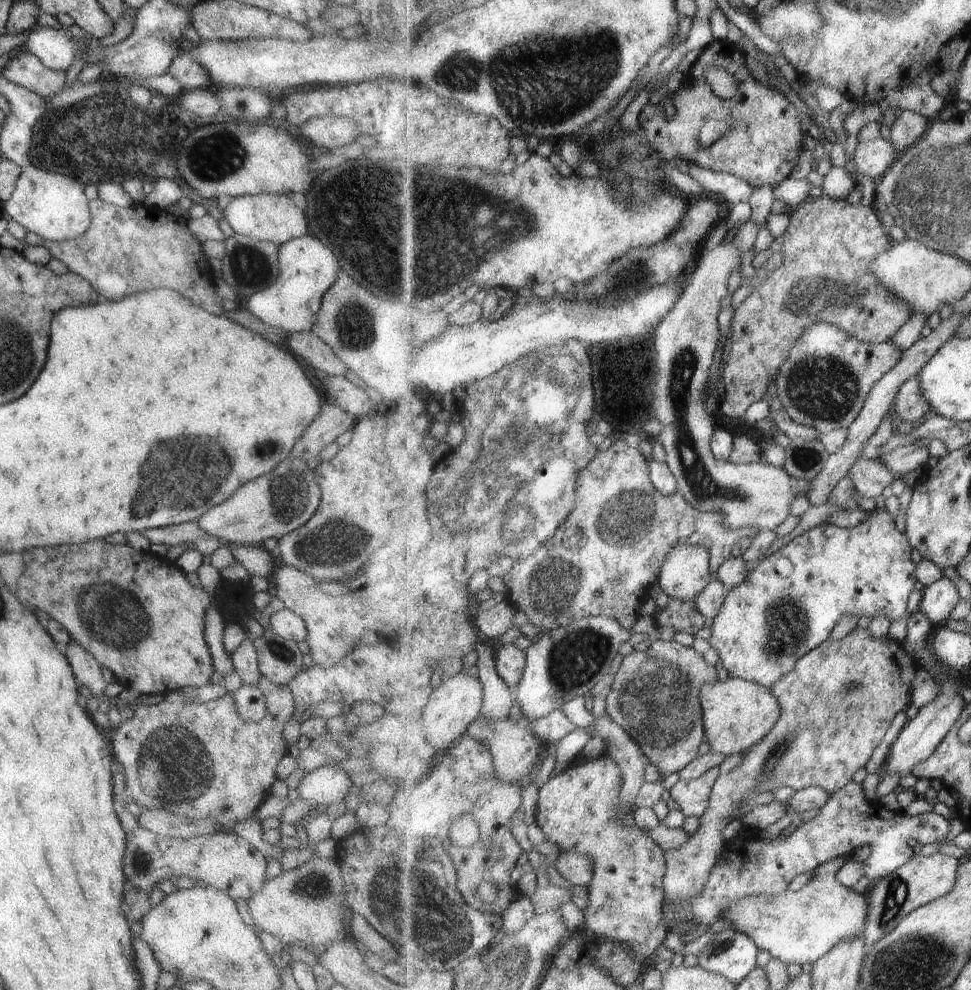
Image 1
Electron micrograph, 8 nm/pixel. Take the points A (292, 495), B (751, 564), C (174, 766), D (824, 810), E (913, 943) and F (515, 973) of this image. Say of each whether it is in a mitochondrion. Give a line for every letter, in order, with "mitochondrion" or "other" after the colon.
A: mitochondrion
B: other
C: mitochondrion
D: other
E: mitochondrion
F: mitochondrion

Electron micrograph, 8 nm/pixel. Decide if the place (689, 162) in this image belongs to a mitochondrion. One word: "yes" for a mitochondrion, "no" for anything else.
no

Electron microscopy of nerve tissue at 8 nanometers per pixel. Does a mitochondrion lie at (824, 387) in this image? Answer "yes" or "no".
yes

